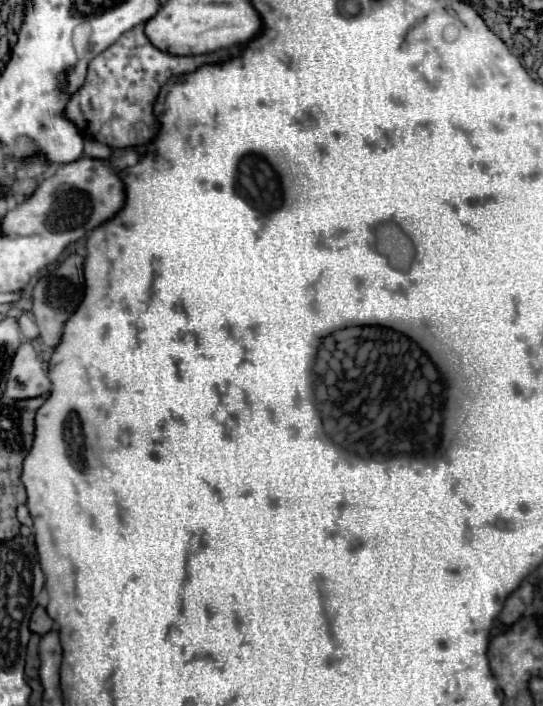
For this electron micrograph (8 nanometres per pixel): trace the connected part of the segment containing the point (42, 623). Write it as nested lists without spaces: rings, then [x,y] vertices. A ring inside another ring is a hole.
[[[38,606],[34,612],[32,612],[32,618],[30,618],[30,630],[34,634],[40,634],[44,636],[46,632],[50,632],[54,628],[54,622],[50,620],[50,616],[46,614],[46,610],[42,606]]]

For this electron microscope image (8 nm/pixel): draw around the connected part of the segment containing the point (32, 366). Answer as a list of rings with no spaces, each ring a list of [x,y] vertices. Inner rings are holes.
[[[30,342],[22,344],[12,360],[10,378],[4,394],[14,400],[24,400],[24,398],[42,396],[48,390],[50,390],[50,380],[42,368],[42,360],[38,358]]]

